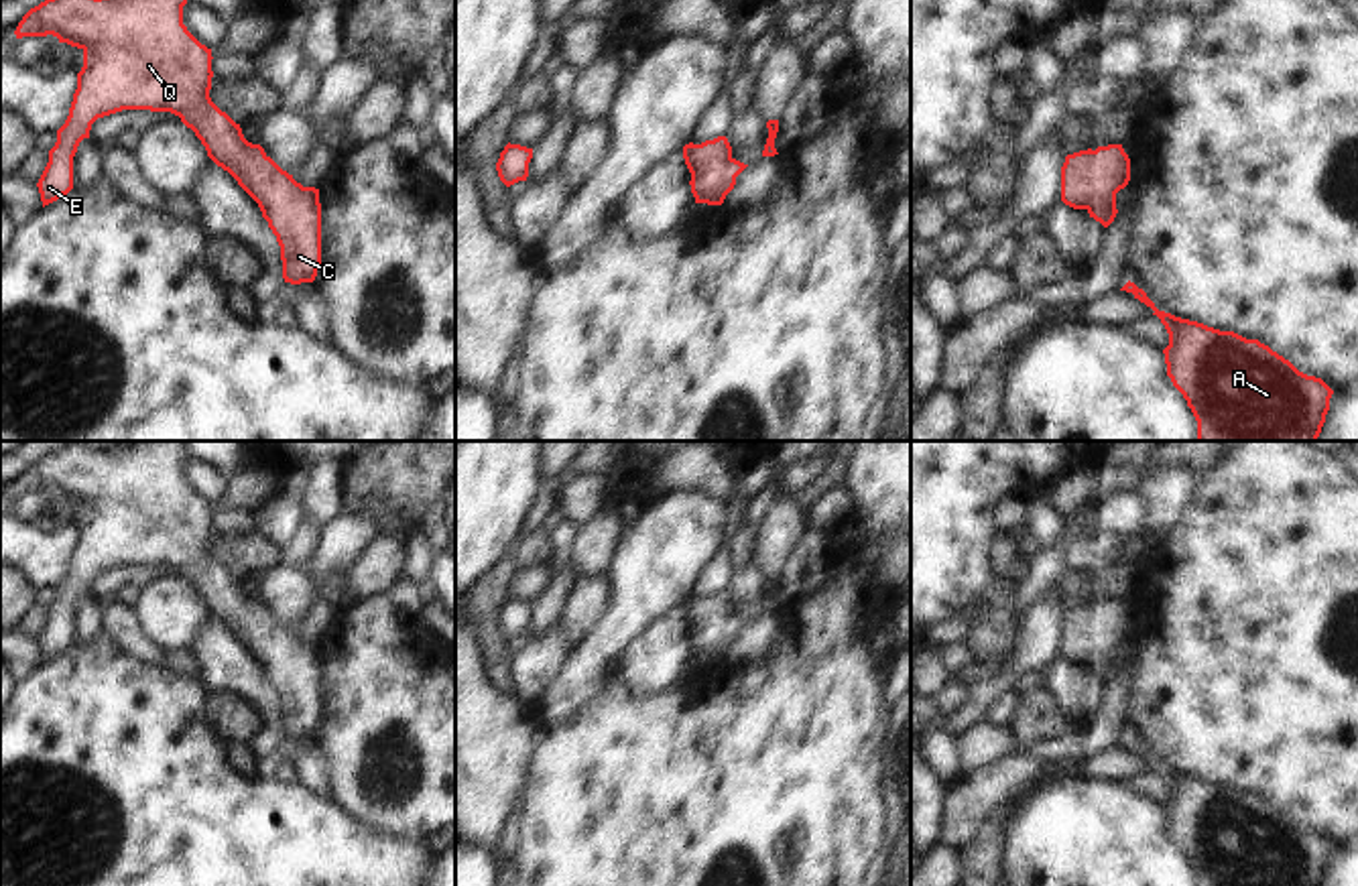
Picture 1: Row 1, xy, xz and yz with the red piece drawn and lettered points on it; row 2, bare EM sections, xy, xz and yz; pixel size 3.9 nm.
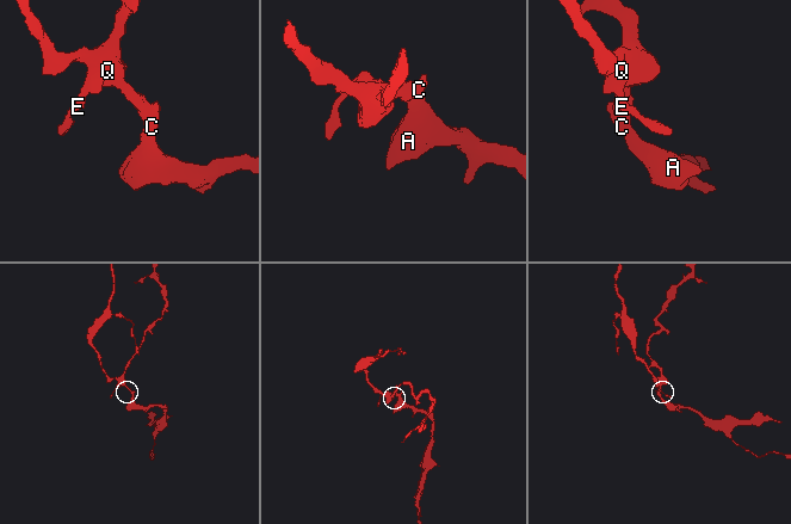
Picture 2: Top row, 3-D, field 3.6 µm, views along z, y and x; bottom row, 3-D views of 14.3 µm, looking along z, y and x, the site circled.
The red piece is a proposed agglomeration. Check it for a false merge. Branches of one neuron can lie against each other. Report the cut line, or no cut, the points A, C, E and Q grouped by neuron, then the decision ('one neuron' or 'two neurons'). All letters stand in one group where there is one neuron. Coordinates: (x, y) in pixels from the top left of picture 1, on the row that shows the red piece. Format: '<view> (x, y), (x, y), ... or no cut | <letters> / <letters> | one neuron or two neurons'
no cut | A C E Q | one neuron

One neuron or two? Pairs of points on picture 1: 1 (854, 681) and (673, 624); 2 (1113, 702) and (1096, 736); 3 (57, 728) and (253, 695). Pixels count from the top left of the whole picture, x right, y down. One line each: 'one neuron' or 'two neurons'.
1: two neurons
2: one neuron
3: two neurons

